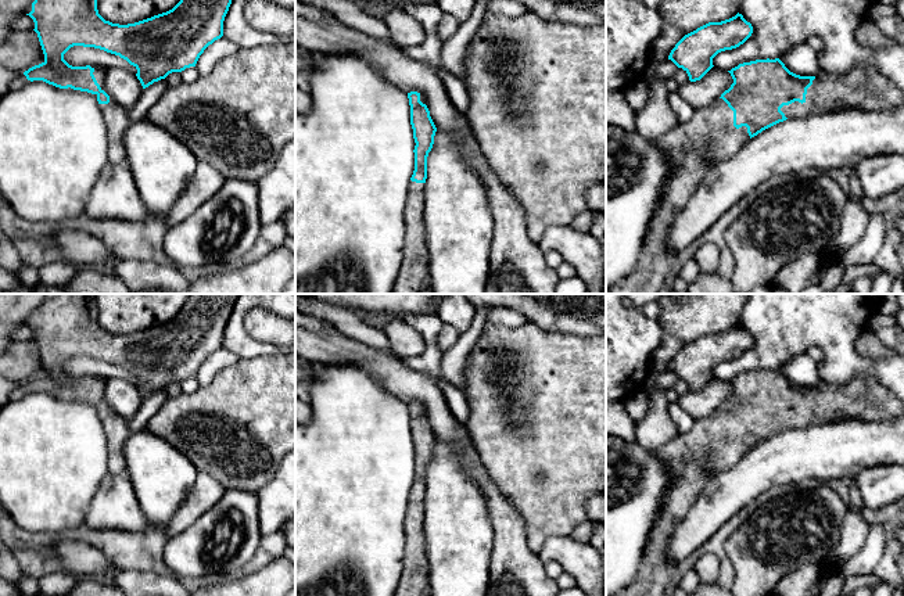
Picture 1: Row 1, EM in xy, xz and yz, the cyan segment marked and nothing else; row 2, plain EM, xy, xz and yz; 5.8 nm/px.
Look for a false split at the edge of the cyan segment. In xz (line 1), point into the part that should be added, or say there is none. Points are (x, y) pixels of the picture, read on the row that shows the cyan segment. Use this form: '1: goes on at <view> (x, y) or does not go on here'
1: goes on at xz (413, 270)

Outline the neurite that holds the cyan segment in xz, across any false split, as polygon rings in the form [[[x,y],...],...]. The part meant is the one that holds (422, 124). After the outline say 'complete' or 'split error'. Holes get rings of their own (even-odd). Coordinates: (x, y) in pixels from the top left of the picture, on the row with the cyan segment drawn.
[[[410,91],[408,98],[416,143],[413,150],[415,170],[408,186],[405,204],[403,261],[392,294],[419,294],[430,274],[430,254],[424,223],[424,183],[427,179],[427,157],[433,148],[437,128],[430,116],[426,97],[417,91]]] | split error

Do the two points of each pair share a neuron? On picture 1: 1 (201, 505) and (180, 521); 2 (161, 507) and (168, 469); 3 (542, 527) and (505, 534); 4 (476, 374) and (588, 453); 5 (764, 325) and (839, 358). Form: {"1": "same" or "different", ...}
{"1": "same", "2": "same", "3": "different", "4": "same", "5": "same"}

